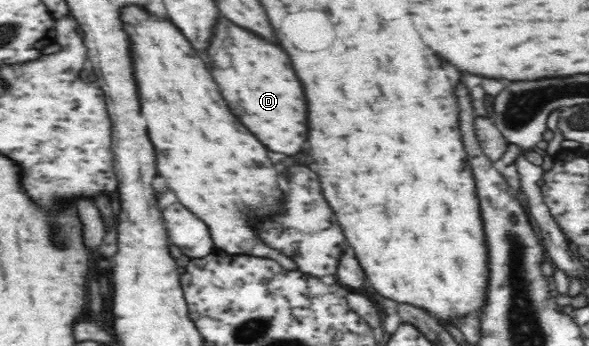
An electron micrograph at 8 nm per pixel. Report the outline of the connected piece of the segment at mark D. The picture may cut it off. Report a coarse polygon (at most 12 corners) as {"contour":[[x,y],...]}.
{"contour":[[220,18],[210,46],[230,110],[272,152],[304,150],[288,54]]}

